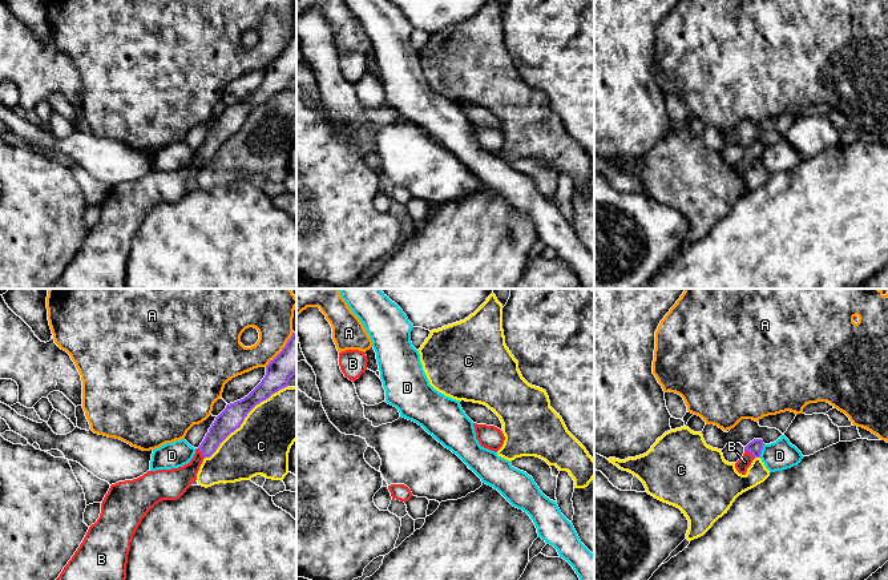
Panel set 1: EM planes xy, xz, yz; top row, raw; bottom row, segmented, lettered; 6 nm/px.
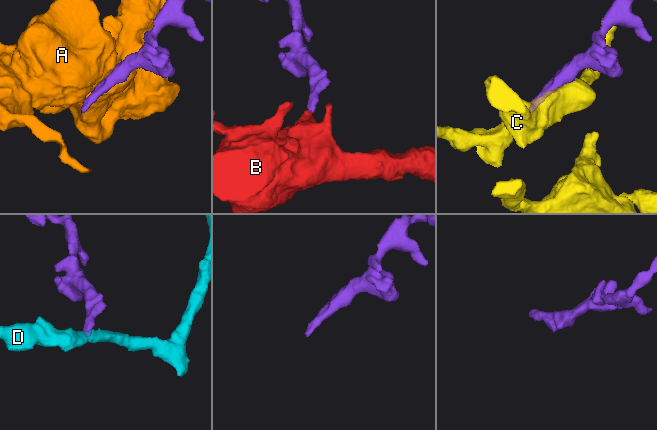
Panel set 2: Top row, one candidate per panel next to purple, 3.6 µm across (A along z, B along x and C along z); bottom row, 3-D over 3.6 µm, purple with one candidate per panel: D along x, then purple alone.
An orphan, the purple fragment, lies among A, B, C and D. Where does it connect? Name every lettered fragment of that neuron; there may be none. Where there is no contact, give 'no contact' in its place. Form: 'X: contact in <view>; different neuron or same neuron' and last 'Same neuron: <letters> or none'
A: contact in xy; different neuron
B: contact in xy; same neuron
C: contact in xy; different neuron
D: contact in yz; different neuron
Same neuron: B

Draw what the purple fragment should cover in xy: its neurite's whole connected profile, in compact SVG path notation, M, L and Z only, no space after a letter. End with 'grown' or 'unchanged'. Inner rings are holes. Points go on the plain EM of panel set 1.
M296 33L292 35L282 53L266 68L262 84L243 101L226 108L215 120L193 161L178 170L148 173L142 178L112 186L101 205L101 216L92 226L60 278L48 289L125 289L128 257L132 241L146 216L162 202L177 202L197 182L205 160L210 160L219 146L241 129L247 116L261 104L288 88L296 77Z; grown

